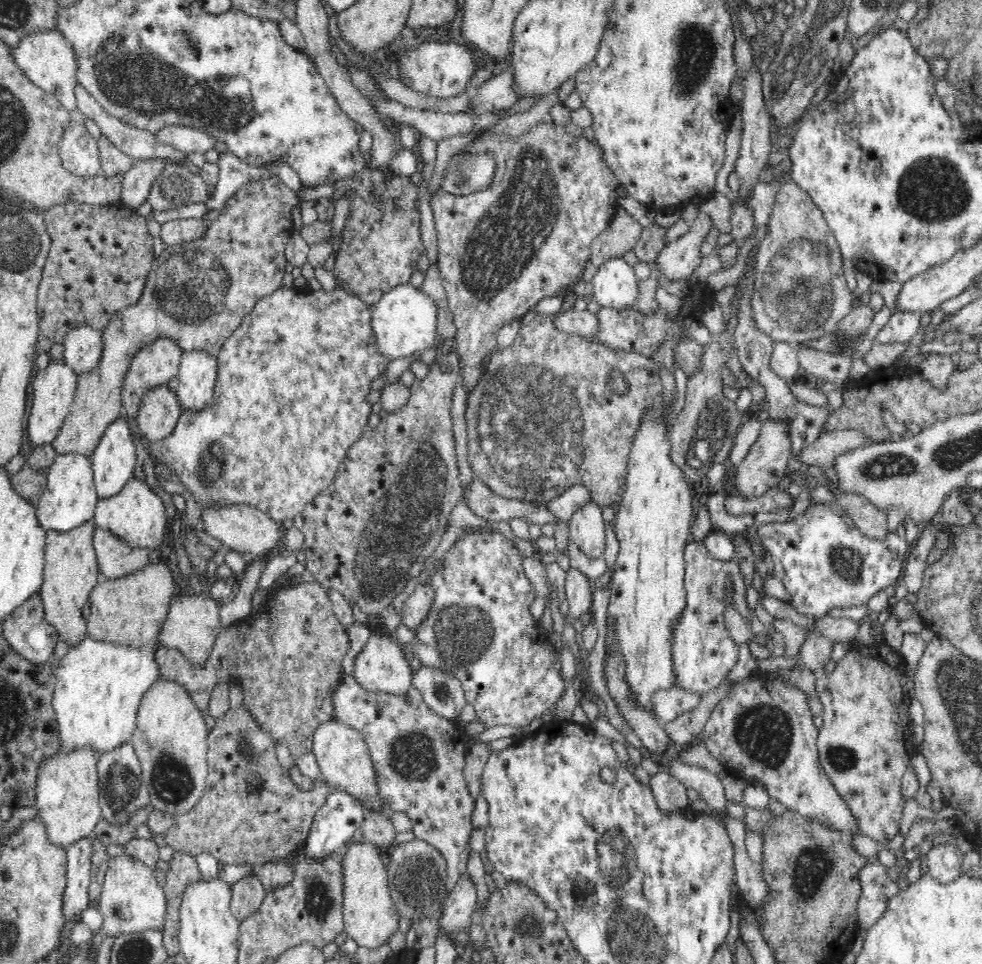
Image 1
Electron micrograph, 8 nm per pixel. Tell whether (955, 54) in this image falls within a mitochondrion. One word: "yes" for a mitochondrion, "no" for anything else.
no

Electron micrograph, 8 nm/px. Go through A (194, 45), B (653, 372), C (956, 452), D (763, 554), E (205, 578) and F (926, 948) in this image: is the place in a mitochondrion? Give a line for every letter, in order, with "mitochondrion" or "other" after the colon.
A: mitochondrion
B: other
C: mitochondrion
D: other
E: other
F: other

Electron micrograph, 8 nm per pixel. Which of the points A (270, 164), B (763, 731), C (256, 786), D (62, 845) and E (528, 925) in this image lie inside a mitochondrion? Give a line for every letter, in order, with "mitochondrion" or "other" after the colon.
A: other
B: mitochondrion
C: mitochondrion
D: other
E: mitochondrion

